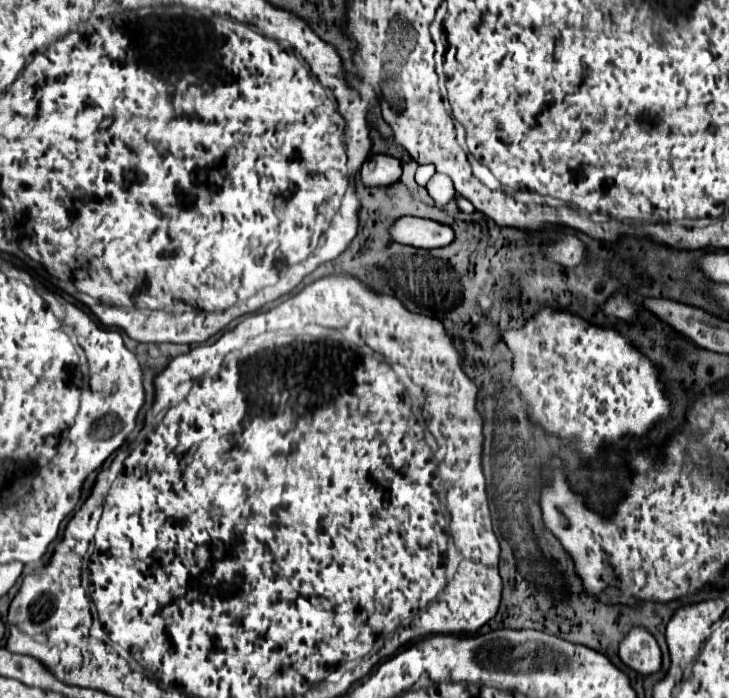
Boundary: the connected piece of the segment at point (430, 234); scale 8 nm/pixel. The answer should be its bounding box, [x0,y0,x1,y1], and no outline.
[391,216,455,248]

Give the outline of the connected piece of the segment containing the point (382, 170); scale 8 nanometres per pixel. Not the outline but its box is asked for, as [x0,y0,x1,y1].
[361,154,403,186]

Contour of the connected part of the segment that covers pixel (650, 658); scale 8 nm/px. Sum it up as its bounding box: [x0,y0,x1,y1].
[619,628,661,676]

